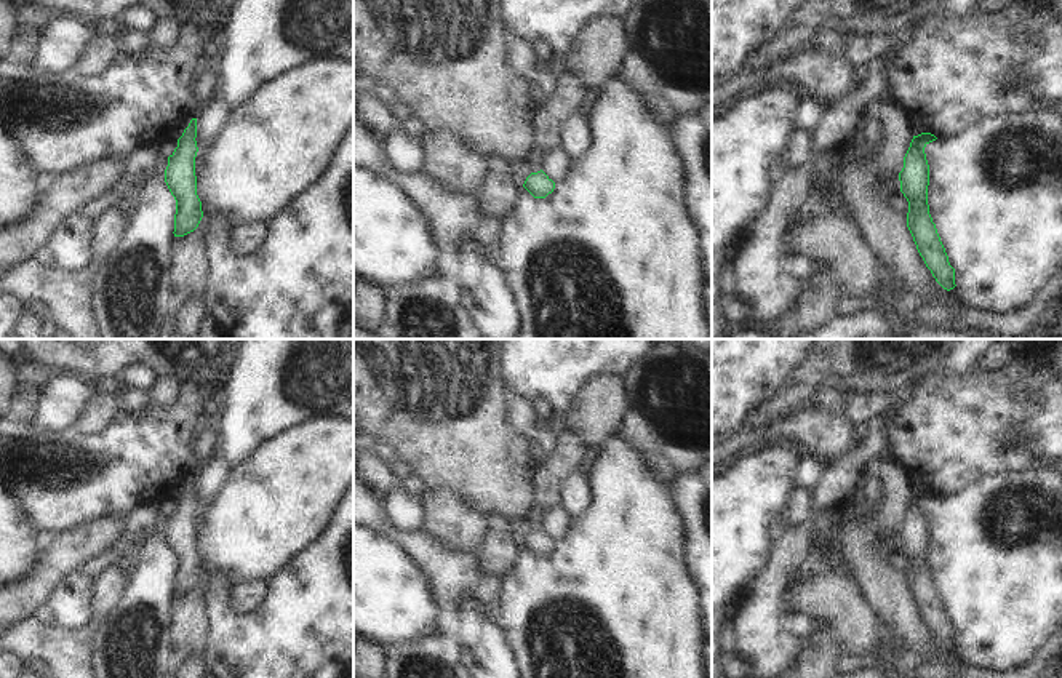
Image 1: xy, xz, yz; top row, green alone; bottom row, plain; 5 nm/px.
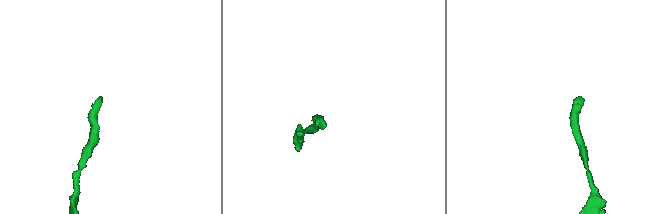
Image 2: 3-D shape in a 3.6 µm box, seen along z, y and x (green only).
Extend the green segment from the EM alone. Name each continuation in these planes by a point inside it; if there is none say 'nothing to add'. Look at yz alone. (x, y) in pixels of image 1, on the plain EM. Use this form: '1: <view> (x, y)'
nothing to add

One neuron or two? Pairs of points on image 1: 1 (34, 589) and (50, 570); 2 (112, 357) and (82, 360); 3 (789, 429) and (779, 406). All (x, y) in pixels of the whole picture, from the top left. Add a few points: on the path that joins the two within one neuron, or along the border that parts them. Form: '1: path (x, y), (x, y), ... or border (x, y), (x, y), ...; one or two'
1: path (37, 584), (47, 574); one
2: path (104, 357), (90, 357); one
3: border (768, 424), (746, 427); two

